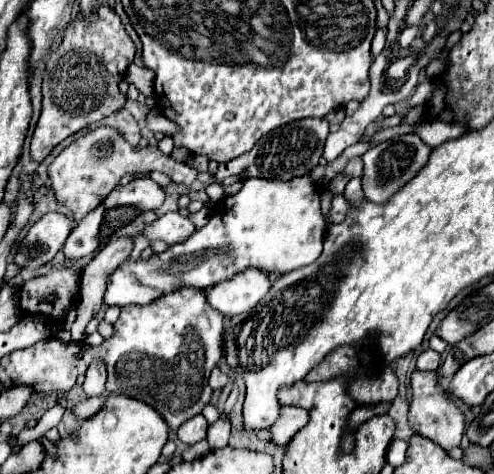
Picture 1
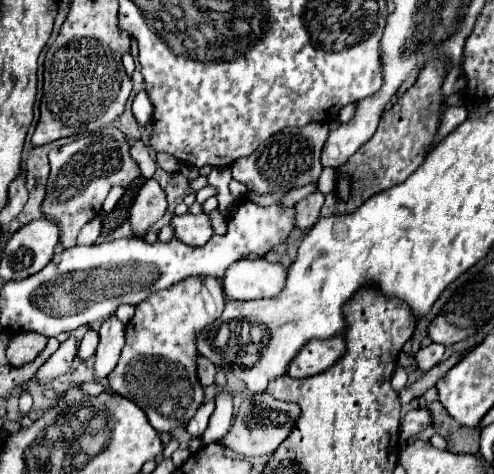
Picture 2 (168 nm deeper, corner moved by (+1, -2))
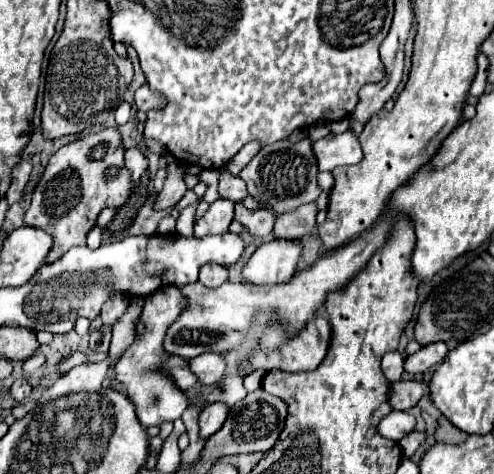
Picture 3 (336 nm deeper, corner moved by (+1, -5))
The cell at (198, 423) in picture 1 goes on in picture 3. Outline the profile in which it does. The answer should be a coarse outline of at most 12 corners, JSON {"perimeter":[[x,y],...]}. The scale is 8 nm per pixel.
{"perimeter":[[214,402],[200,414],[200,438],[218,432],[228,404]]}

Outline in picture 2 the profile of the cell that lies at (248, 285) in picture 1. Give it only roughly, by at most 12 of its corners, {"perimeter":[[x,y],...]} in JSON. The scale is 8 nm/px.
{"perimeter":[[240,259],[222,279],[226,299],[252,301],[280,293],[286,269]]}

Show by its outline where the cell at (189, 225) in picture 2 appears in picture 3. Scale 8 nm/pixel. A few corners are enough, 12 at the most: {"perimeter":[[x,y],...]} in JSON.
{"perimeter":[[226,198],[212,202],[194,224],[194,236],[228,232],[236,202]]}

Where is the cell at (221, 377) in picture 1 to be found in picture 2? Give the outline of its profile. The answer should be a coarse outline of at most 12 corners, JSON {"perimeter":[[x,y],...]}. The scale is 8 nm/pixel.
{"perimeter":[[198,357],[198,377],[204,387],[214,383],[216,367]]}

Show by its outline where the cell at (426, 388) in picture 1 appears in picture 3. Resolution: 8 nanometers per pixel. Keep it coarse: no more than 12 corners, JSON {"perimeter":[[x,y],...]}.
{"perimeter":[[392,410],[378,424],[378,434],[400,440],[414,430],[414,416]]}

